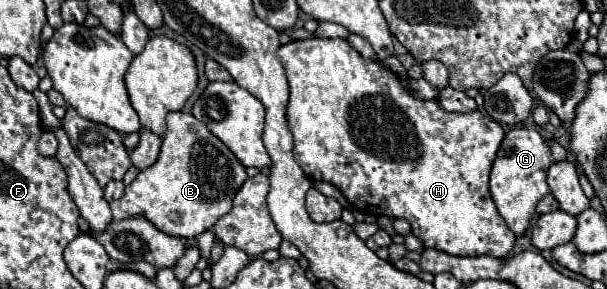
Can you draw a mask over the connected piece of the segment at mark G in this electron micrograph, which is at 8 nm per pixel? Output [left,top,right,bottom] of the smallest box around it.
[490,127,554,237]

